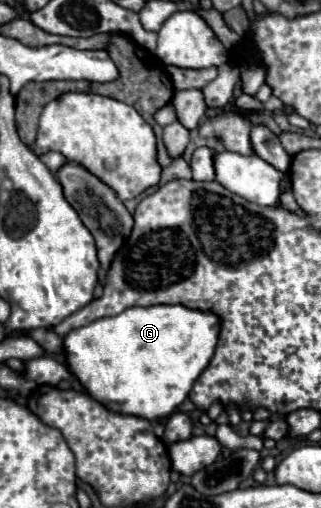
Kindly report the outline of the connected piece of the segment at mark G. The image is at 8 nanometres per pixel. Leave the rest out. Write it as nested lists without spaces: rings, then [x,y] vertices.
[[[153,305],[125,309],[113,317],[101,317],[65,335],[67,369],[85,385],[89,397],[113,413],[135,415],[147,421],[169,417],[189,395],[195,379],[209,365],[219,319],[213,313],[193,311],[181,305]]]

